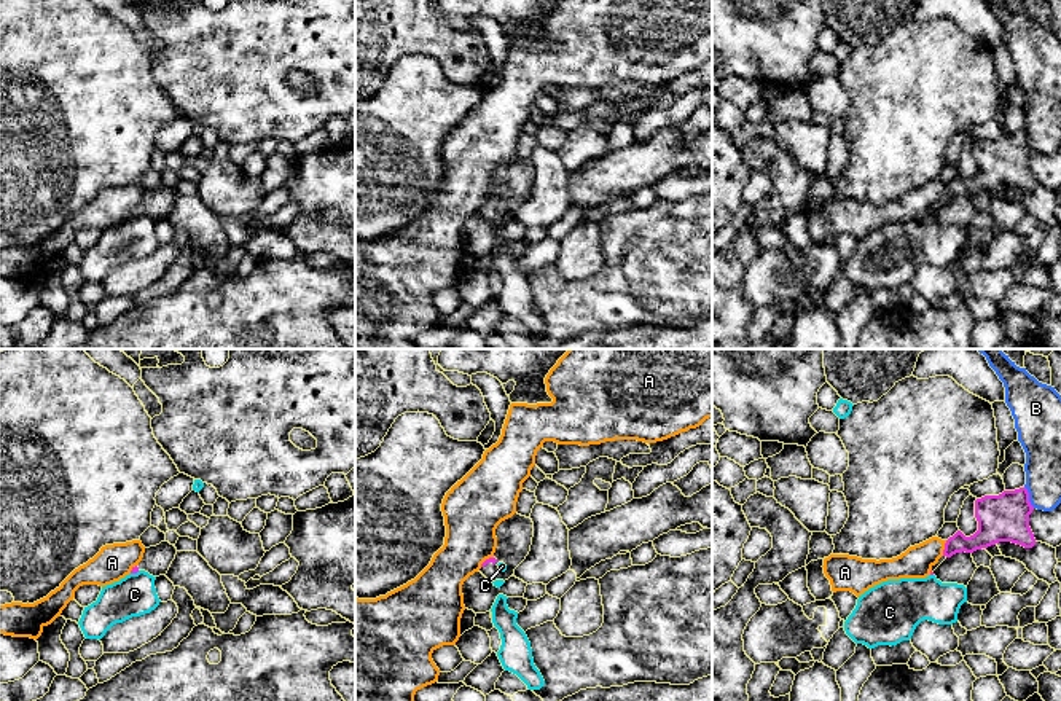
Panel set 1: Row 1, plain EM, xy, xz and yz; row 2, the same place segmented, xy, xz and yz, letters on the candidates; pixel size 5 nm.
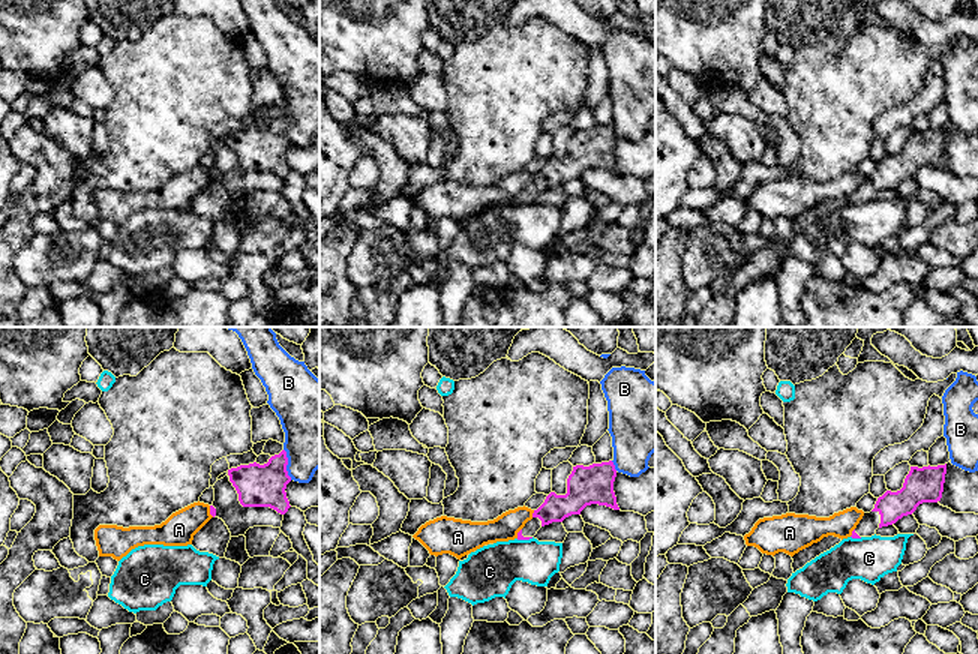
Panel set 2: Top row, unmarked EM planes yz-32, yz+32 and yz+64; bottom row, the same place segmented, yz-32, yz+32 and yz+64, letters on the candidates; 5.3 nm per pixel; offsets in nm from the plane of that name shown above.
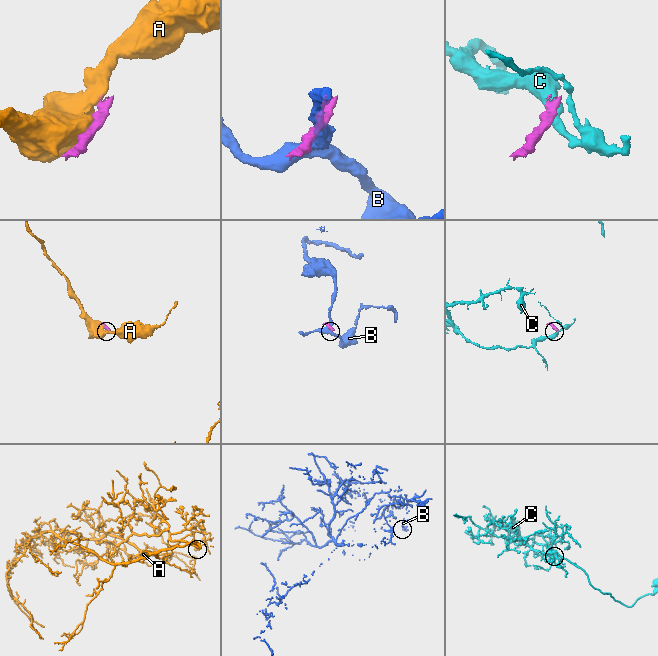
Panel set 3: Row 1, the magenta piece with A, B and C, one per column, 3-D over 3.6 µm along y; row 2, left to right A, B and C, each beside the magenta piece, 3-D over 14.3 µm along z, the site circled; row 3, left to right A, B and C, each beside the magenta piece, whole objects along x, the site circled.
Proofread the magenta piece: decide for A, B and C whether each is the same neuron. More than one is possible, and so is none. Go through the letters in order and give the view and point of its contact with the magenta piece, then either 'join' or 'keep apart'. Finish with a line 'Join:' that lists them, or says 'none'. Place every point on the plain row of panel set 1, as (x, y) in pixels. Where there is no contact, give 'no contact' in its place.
A: meets magenta in yz at (945, 191); keep apart
B: meets magenta in yz at (1028, 140); keep apart
C: meets magenta in xy at (134, 215); keep apart
Join: none

